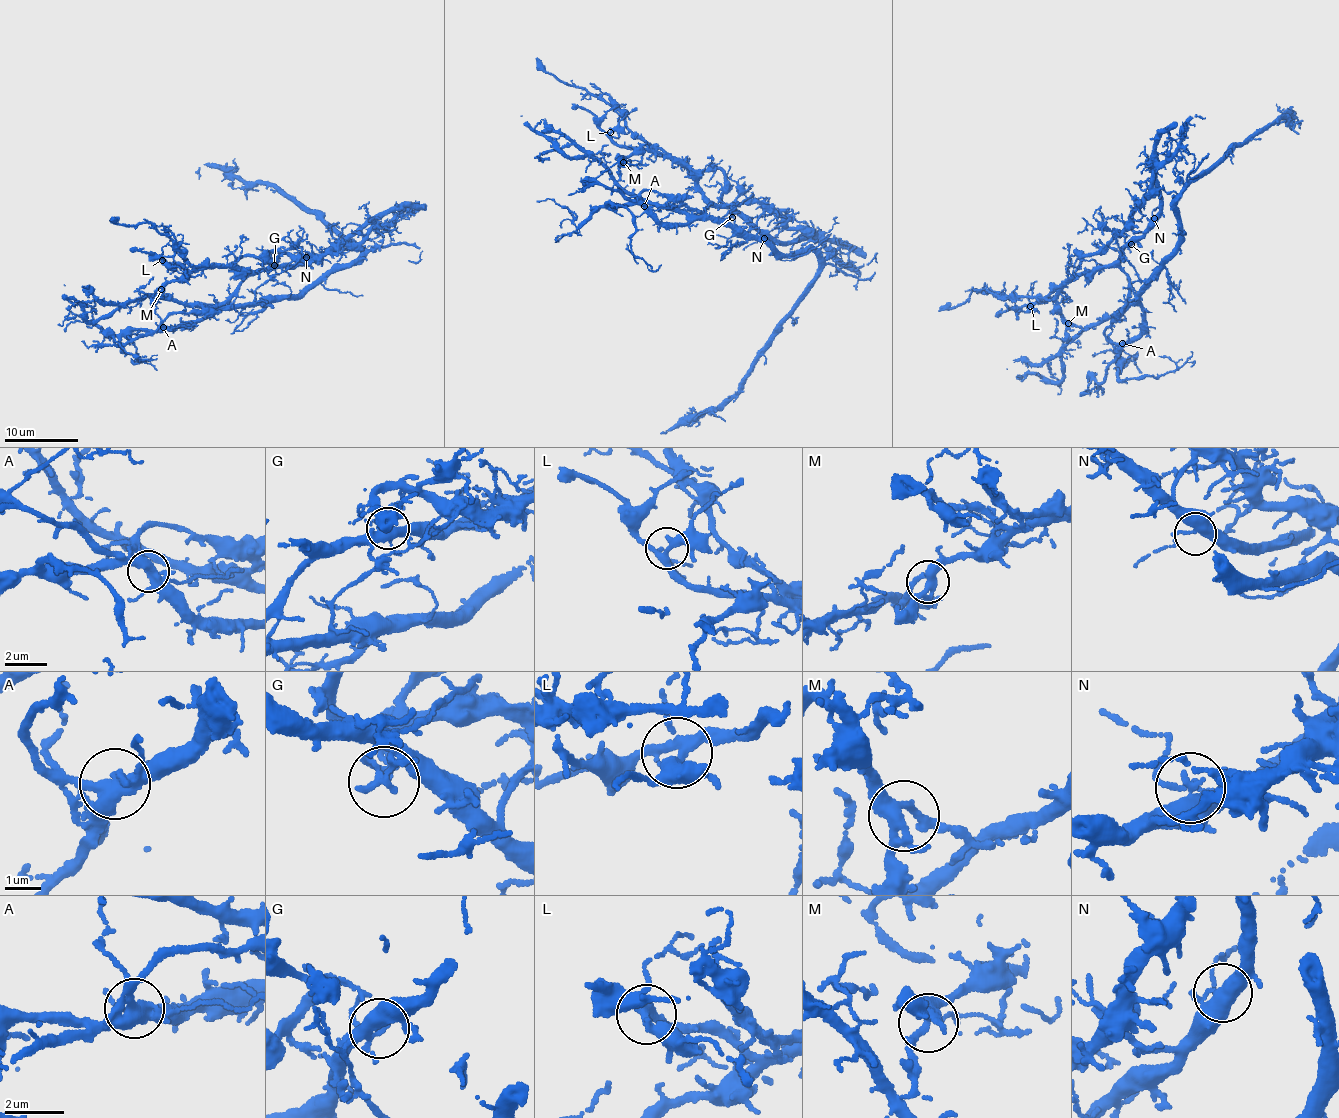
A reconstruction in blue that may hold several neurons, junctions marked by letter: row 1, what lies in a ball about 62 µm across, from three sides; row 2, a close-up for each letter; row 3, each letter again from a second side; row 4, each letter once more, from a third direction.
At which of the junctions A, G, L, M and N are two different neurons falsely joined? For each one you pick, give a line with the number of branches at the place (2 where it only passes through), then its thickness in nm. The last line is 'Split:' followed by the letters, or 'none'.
A: branches 4; calibre 380 nm
G: branches 3; calibre 160 nm
Split: A, G

